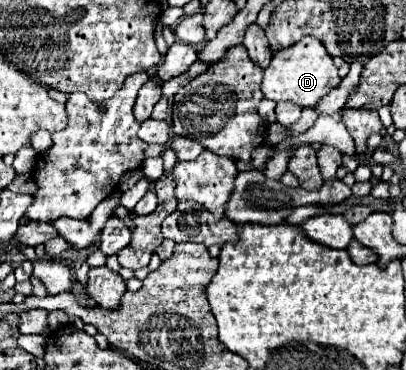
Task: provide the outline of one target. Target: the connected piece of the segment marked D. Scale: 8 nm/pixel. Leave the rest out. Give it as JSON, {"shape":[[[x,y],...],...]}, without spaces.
{"shape":[[[303,37],[291,47],[273,53],[273,59],[263,75],[261,91],[271,101],[291,101],[299,107],[315,107],[339,83],[341,77],[337,75],[337,67],[321,41],[317,41],[315,37]]]}

